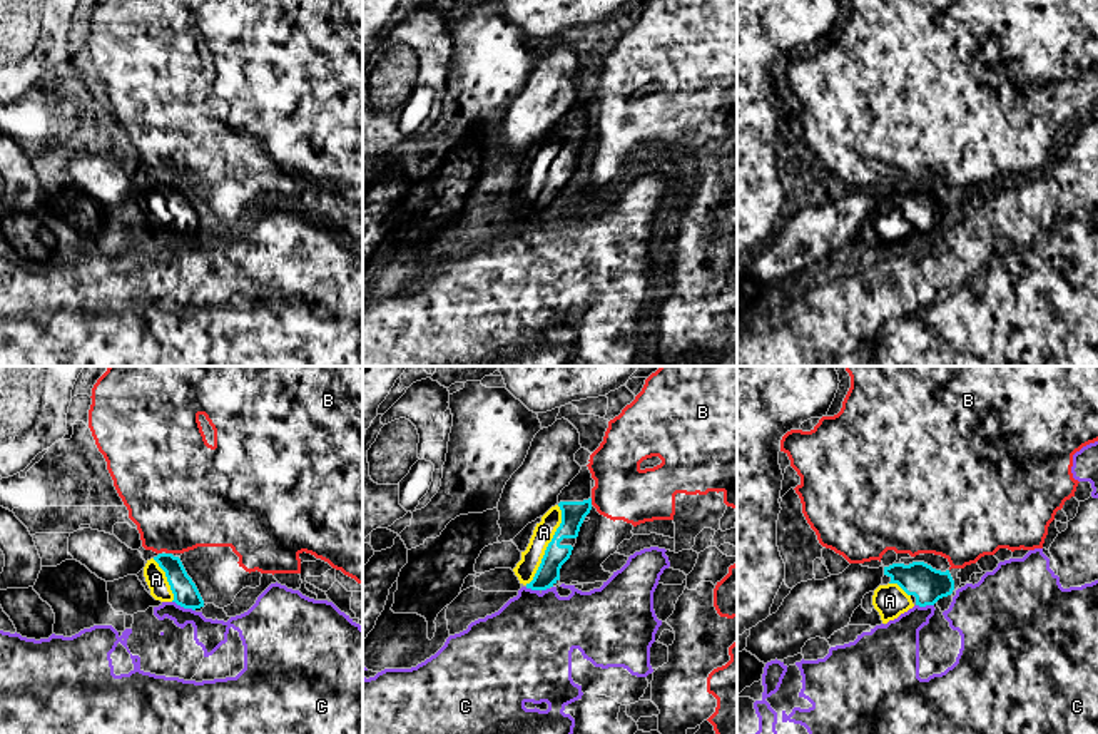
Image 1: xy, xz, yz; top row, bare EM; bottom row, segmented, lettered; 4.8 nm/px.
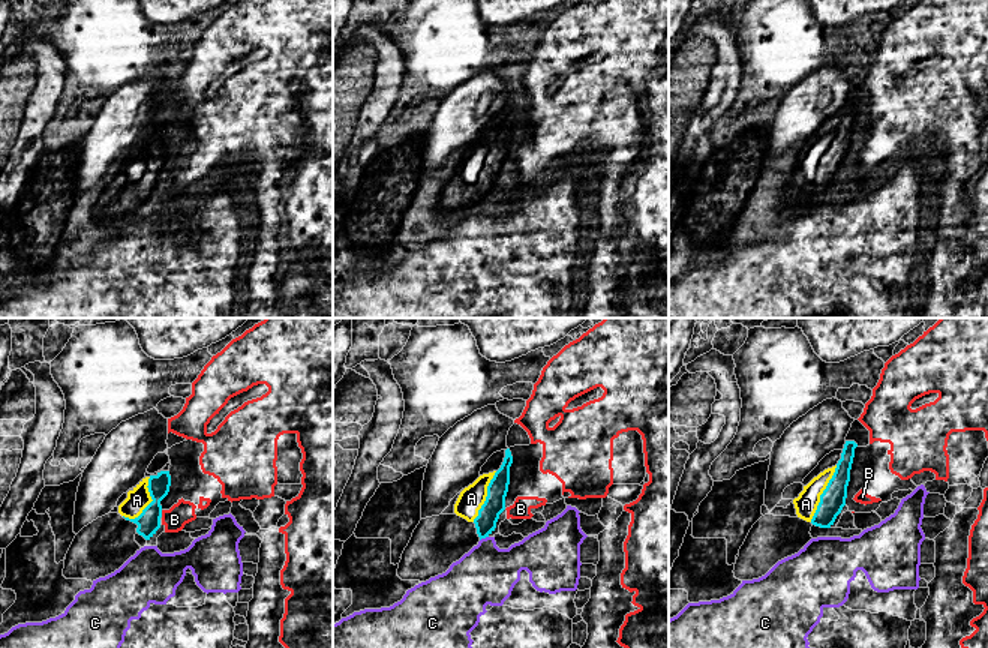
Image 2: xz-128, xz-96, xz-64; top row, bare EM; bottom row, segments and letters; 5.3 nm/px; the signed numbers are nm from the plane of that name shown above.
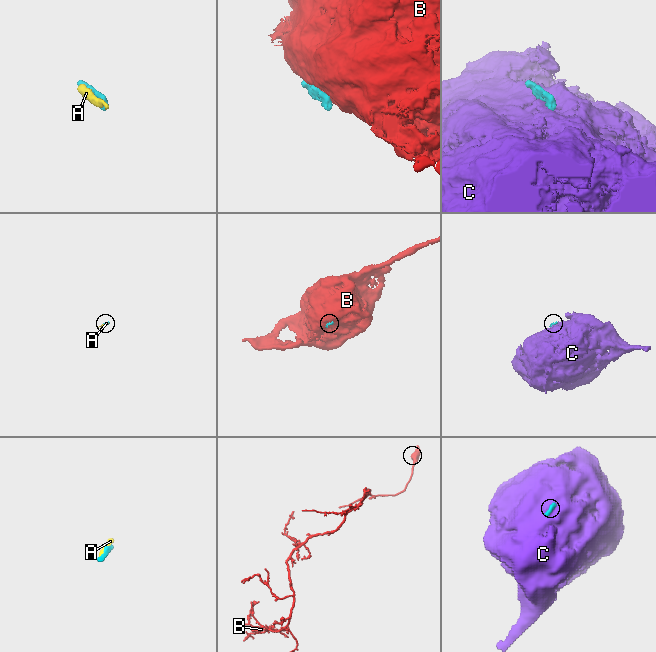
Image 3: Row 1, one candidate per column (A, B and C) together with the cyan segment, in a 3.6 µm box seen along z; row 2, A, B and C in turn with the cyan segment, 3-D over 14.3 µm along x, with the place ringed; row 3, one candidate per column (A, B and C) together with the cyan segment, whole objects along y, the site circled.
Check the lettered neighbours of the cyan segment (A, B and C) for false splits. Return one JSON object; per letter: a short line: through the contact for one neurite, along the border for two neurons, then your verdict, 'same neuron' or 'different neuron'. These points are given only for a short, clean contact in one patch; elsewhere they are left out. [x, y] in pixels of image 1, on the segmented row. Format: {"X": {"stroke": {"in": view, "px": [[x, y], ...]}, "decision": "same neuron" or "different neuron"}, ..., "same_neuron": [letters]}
{"A": {"decision": "same neuron"}, "B": {"decision": "different neuron"}, "C": {"decision": "different neuron"}, "same_neuron": ["A"]}

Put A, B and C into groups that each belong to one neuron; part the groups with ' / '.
A / B / C

